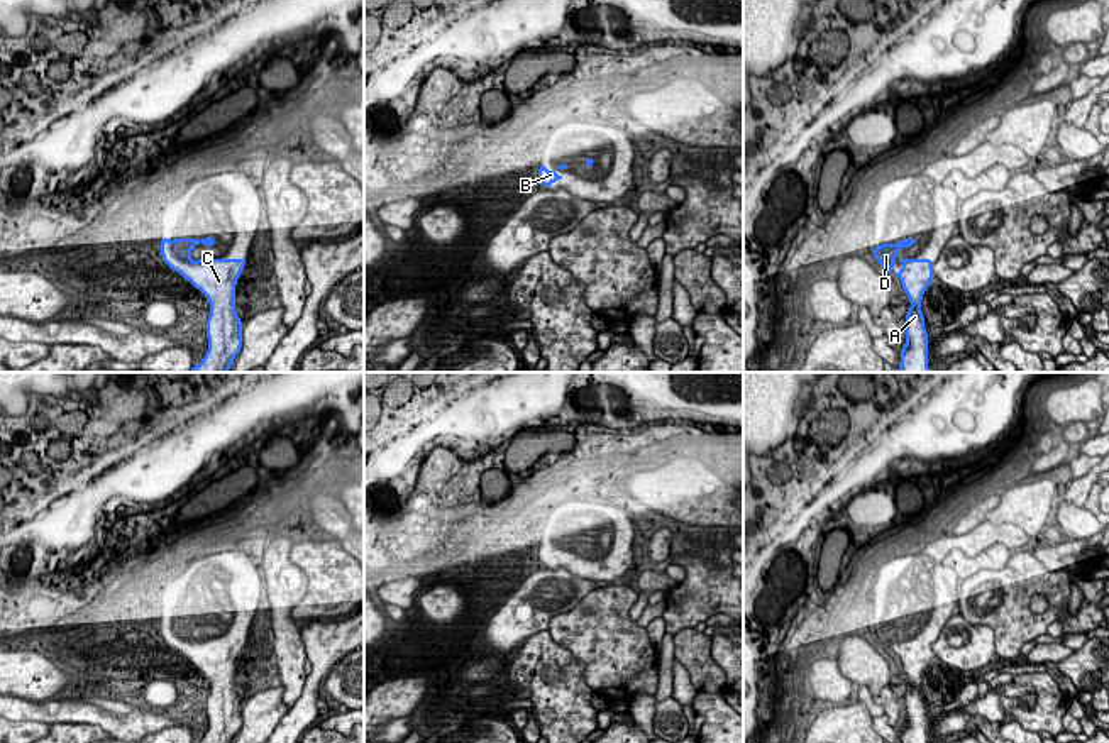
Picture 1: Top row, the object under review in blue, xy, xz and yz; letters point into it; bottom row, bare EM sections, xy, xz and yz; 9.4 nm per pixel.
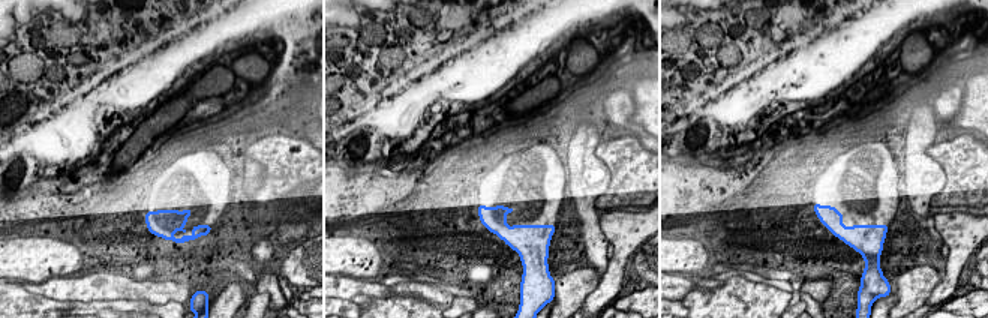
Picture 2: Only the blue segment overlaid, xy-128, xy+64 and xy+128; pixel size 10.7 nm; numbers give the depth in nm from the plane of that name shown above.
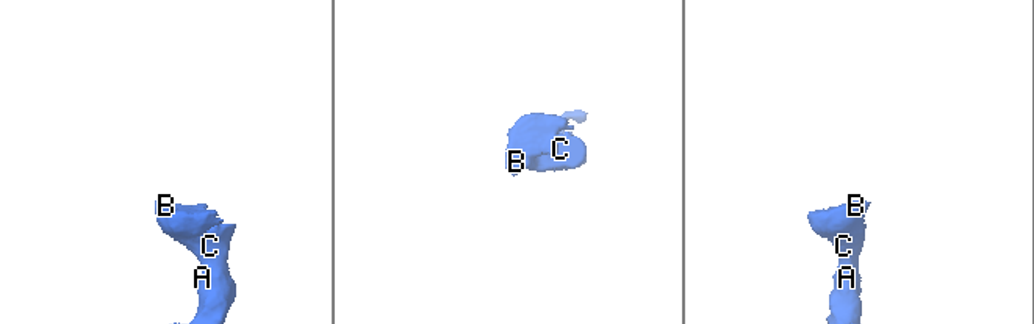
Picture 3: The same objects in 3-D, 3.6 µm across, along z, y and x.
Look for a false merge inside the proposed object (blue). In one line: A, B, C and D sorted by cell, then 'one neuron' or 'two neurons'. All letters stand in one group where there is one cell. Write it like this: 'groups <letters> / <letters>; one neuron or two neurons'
groups A B C D; one neuron

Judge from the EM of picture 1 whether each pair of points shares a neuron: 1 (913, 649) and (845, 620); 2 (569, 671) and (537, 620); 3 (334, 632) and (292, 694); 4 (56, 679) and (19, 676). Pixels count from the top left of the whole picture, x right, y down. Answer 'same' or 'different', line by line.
1: same
2: different
3: different
4: same

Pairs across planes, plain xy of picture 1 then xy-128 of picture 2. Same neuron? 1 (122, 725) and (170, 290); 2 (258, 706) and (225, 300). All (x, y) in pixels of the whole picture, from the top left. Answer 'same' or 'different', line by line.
1: same
2: same

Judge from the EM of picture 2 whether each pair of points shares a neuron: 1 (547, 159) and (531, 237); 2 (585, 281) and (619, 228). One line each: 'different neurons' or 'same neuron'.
1: same neuron
2: different neurons

